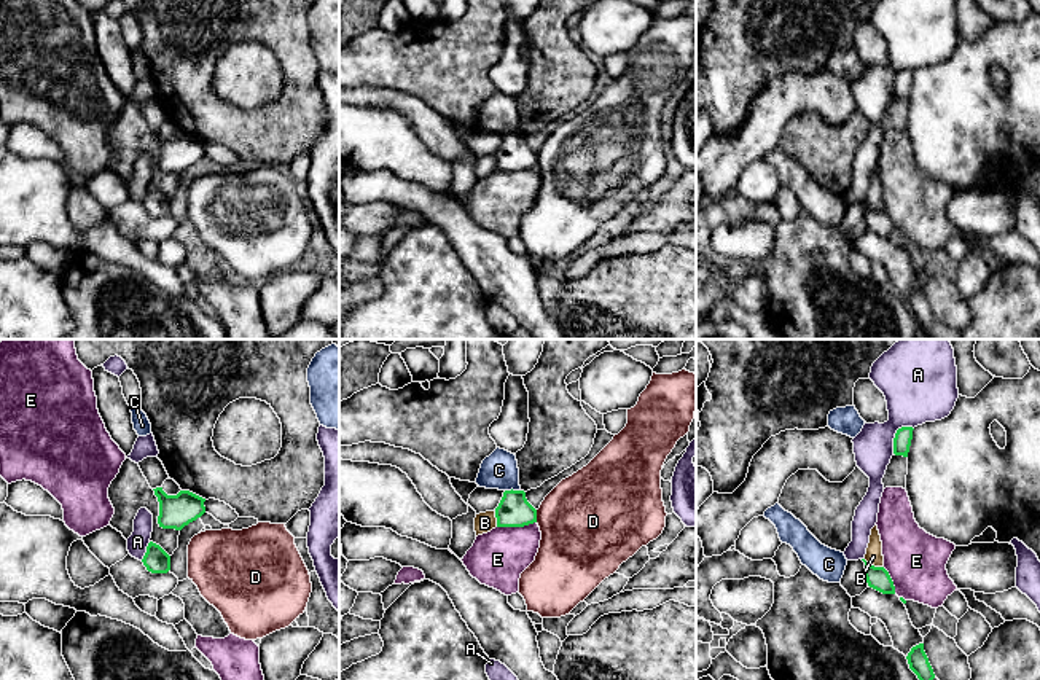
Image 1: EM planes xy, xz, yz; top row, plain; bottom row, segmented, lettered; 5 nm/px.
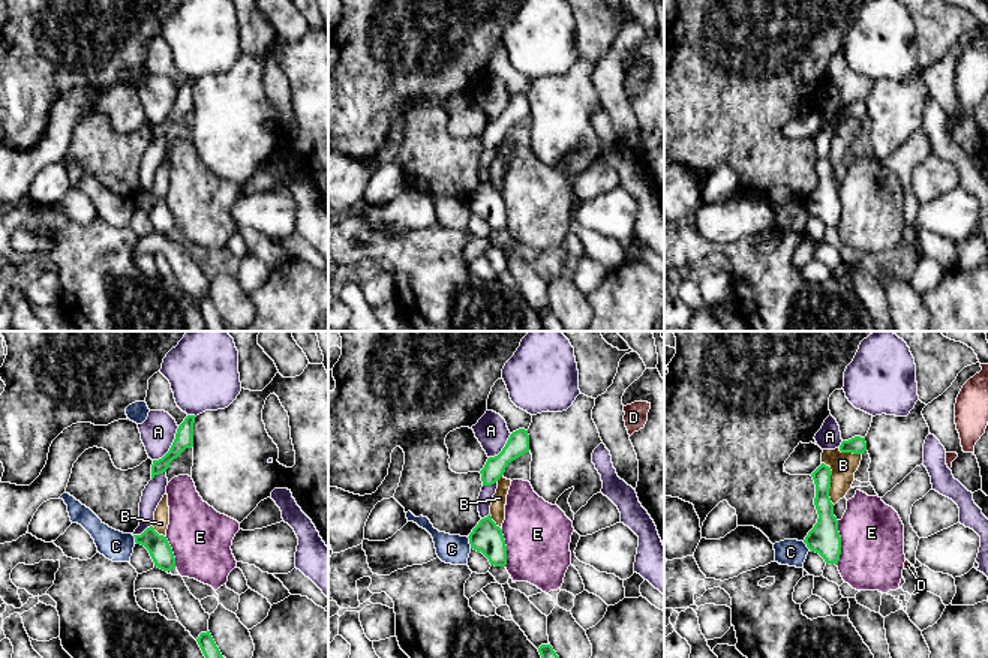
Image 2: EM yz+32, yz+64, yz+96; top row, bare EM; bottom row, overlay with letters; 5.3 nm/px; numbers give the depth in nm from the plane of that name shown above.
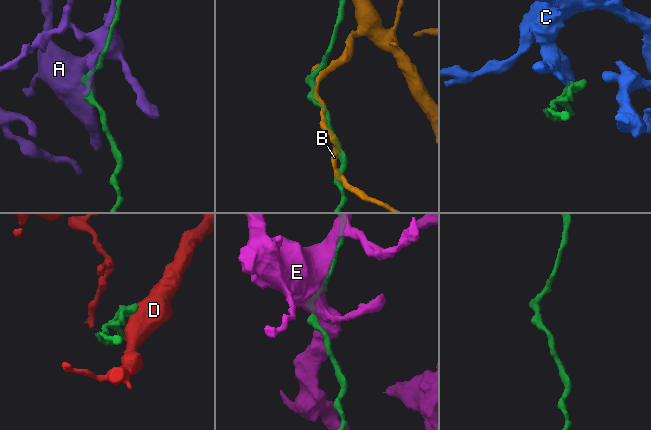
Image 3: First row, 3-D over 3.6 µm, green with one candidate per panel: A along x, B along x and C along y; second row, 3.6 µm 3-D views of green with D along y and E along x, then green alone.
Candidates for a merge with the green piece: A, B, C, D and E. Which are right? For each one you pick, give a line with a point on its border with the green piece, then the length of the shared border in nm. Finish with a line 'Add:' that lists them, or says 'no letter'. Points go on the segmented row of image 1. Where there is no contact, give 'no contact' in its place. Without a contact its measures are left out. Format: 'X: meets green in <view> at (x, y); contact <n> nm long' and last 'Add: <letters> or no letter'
Add: no letter

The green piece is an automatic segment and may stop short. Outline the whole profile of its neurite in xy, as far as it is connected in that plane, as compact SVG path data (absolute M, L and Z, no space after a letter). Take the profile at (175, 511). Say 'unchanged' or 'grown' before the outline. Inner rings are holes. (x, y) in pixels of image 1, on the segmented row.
unchanged; M162 487L153 490L159 502L158 524L162 529L182 530L205 513L205 498L190 490L180 490L177 495L167 495Z

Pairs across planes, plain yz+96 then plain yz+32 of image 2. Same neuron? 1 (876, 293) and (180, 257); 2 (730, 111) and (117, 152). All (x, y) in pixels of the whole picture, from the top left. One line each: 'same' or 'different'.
1: same
2: same

